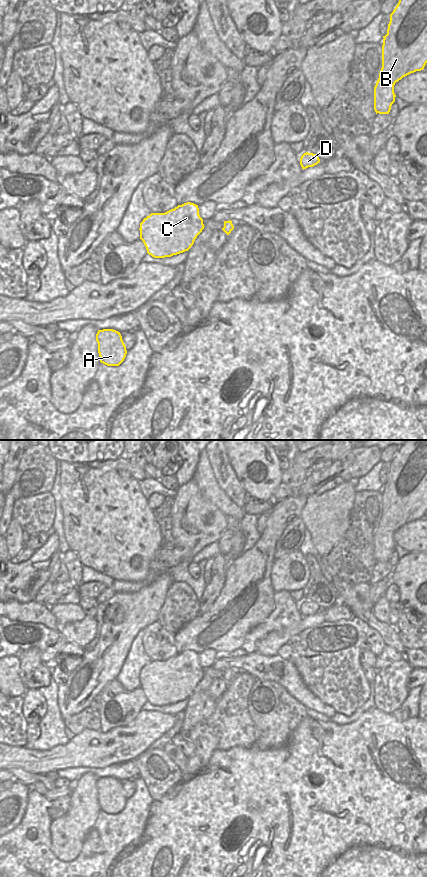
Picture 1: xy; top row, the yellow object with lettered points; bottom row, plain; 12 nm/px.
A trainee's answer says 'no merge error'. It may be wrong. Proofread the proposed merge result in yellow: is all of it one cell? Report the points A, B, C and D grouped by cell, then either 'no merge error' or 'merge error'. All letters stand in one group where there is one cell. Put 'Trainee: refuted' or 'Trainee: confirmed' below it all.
groups A B C D; no merge error
Trainee: confirmed

